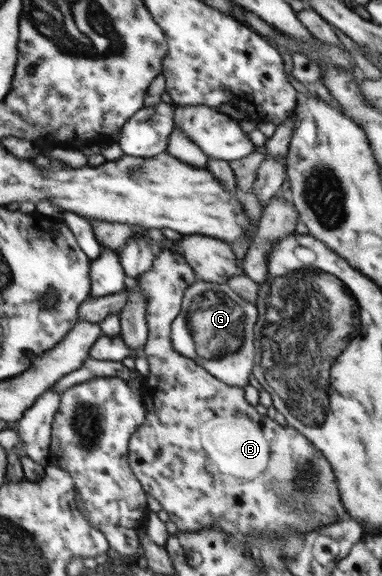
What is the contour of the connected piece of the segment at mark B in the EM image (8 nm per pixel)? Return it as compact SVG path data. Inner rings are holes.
M161 250L154 259L154 264L150 270L141 274L138 278L138 286L144 290L144 298L147 298L147 327L148 338L145 342L143 354L149 362L149 377L143 378L144 384L140 388L141 397L143 398L144 408L146 409L146 420L140 425L138 430L132 434L129 440L129 451L127 452L130 468L133 470L134 476L141 482L144 492L154 496L160 502L162 510L169 514L169 519L178 526L178 531L198 532L203 531L203 527L220 527L221 531L227 534L227 541L232 543L234 547L244 547L252 553L256 559L259 558L259 544L255 541L260 533L264 533L273 547L283 556L283 538L286 526L296 528L302 534L309 533L312 530L321 530L326 525L332 525L336 521L342 521L348 518L347 510L344 508L340 500L339 488L335 473L330 466L326 457L318 450L304 435L297 432L291 427L282 427L278 425L268 415L260 415L256 411L256 407L250 405L246 401L244 389L239 386L230 386L216 377L213 377L208 370L196 364L195 360L182 356L177 350L174 350L171 339L171 324L180 312L180 304L184 292L197 280L195 272L186 259L174 250Z

